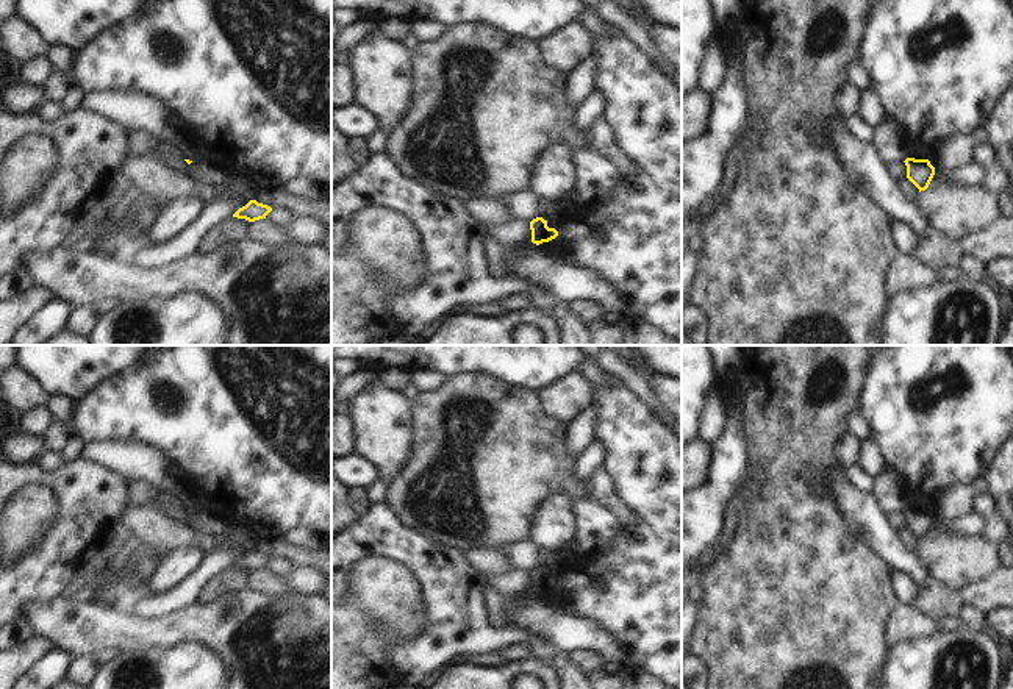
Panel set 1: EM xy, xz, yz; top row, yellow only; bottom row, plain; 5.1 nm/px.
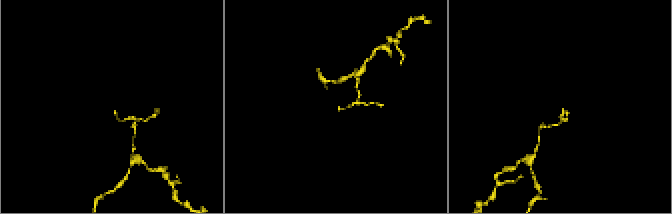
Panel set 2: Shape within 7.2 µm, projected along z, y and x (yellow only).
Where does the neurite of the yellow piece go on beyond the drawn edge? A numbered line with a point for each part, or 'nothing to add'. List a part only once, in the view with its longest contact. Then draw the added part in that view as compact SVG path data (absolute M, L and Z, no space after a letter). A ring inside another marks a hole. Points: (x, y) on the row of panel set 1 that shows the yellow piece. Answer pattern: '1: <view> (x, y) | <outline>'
nothing to add

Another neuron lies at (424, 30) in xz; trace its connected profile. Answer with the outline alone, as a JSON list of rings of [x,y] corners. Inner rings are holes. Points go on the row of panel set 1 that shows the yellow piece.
[[[419,20],[414,23],[413,36],[419,42],[435,42],[441,39],[450,27],[438,20]]]

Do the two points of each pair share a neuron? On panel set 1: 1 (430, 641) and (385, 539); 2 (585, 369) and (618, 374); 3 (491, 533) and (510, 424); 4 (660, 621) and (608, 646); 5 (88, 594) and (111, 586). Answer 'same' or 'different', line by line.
1: same
2: different
3: same
4: different
5: same

